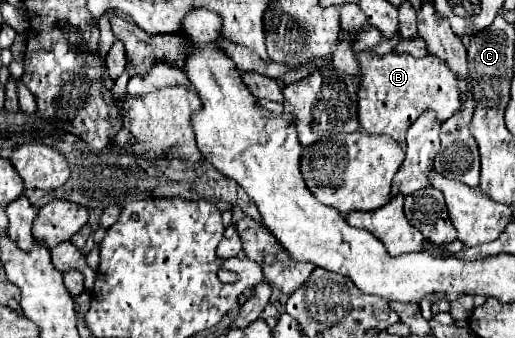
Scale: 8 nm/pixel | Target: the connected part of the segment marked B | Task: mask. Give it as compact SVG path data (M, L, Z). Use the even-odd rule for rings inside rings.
M371 50L357 52L363 80L369 80L369 96L359 96L359 122L369 134L385 134L405 148L405 134L417 116L433 108L445 122L459 108L457 78L439 56L413 58L409 54L377 56Z

